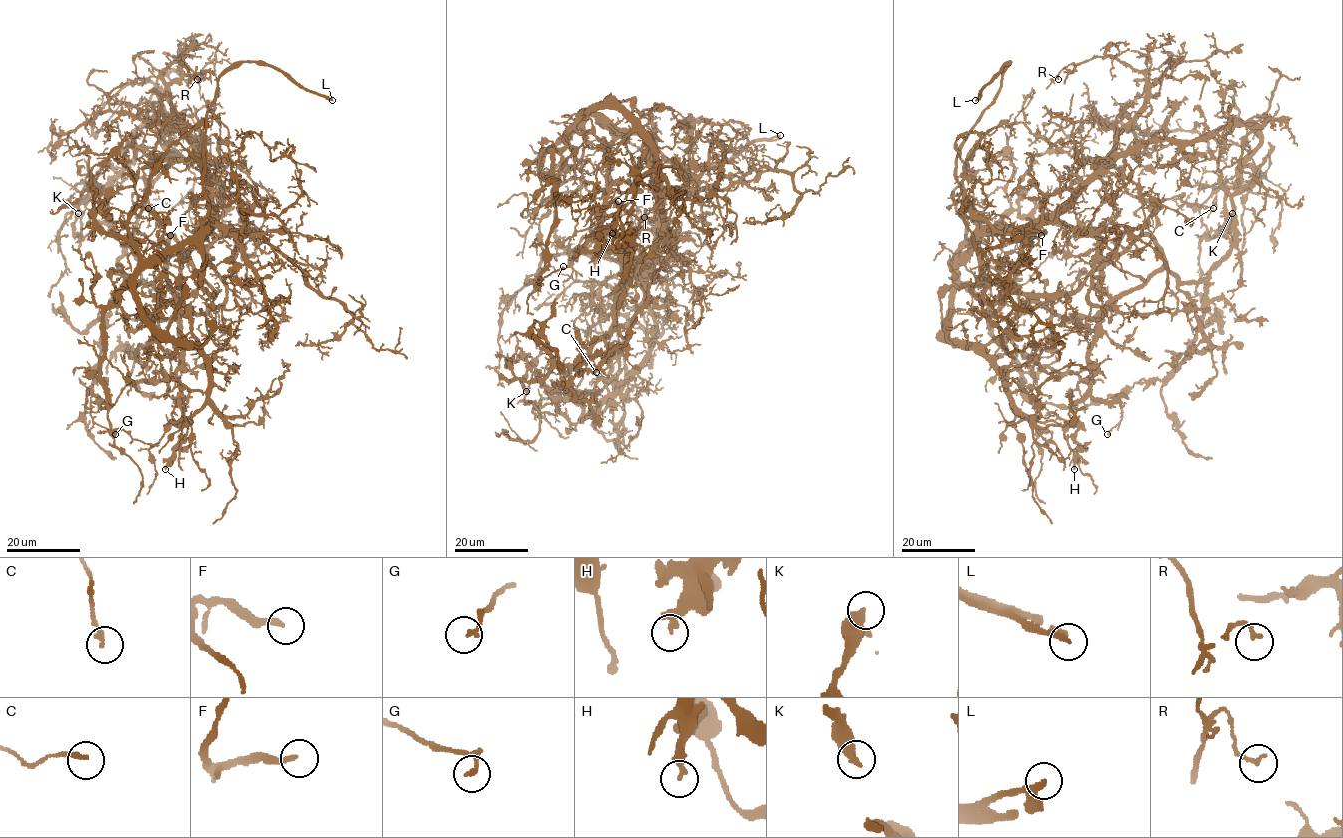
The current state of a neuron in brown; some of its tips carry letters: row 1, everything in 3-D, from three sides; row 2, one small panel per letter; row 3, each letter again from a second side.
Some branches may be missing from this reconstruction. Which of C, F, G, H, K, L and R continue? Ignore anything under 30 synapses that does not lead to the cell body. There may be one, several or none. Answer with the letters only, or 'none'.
L

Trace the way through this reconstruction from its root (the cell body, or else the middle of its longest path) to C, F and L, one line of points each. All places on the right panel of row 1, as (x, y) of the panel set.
C: (1177, 279), (1147, 235), (1113, 253), (1145, 223), (1142, 192), (1093, 159), (1134, 196), (1213, 208)
F: (1177, 279), (1147, 235), (1066, 292), (1006, 289), (974, 244), (953, 258), (971, 207), (1014, 236), (1041, 235)
L: (1177, 279), (1164, 252), (1138, 235), (1074, 291), (1019, 293), (994, 281), (956, 155), (1009, 62), (975, 100)

